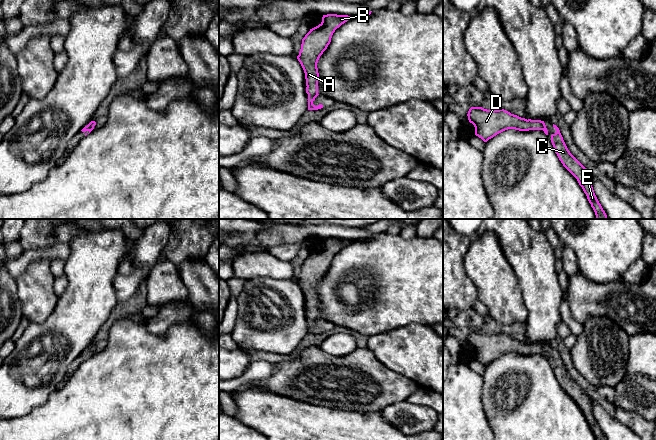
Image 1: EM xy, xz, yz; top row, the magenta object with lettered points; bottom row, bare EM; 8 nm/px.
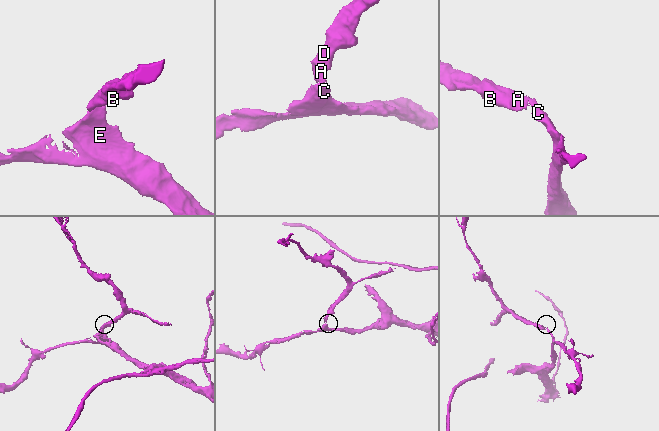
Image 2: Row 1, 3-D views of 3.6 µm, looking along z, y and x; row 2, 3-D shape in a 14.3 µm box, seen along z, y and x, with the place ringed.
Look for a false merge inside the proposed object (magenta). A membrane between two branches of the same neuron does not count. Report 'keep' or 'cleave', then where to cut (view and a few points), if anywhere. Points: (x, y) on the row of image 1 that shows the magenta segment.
keep; no cut

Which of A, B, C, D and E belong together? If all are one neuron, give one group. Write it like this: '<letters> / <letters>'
A B C D E

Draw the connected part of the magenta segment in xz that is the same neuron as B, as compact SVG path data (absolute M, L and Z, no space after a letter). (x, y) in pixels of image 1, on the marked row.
M327 14L323 15L322 22L310 29L302 39L301 49L297 56L306 79L306 93L308 94L308 110L323 108L322 104L315 106L313 101L318 94L319 73L317 63L320 56L327 49L331 42L333 33L342 24L347 22L351 16Z

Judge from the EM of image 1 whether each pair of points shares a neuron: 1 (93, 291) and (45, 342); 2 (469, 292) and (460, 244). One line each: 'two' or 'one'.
1: one
2: one

